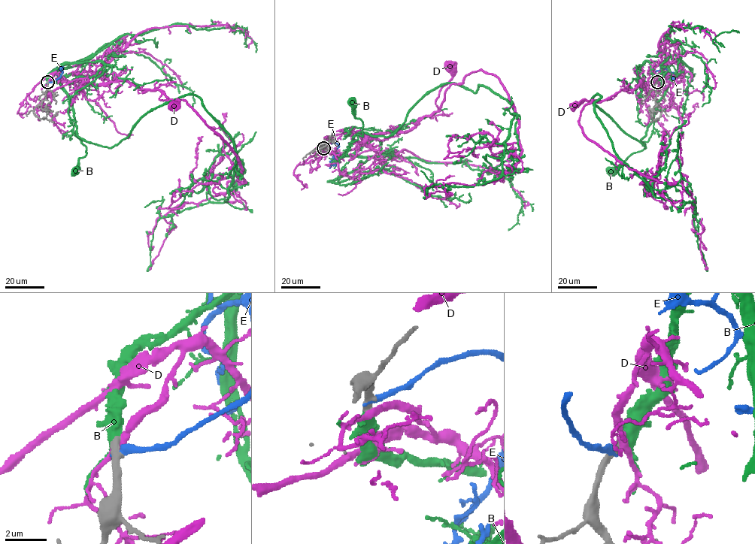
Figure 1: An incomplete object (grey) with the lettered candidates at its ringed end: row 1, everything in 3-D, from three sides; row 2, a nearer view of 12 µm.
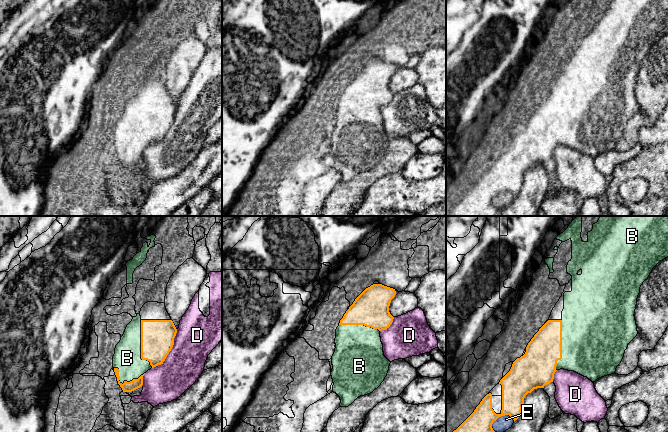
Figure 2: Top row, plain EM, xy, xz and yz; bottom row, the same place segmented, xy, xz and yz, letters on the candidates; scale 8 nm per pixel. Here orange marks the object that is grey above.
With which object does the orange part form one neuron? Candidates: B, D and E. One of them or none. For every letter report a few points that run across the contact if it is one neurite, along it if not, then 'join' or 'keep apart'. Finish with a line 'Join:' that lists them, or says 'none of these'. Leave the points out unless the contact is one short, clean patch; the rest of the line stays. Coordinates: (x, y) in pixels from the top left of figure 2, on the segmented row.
B: join
D: keep apart
E: keep apart
Join: B

